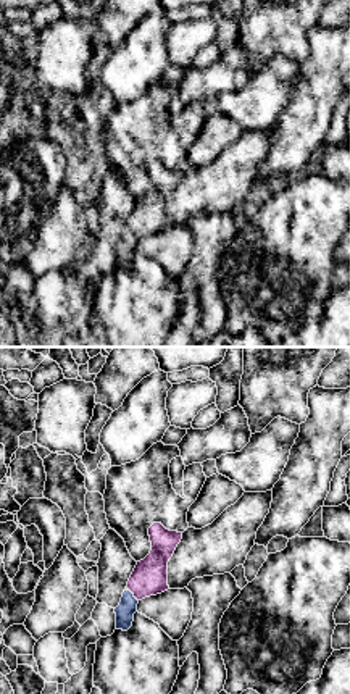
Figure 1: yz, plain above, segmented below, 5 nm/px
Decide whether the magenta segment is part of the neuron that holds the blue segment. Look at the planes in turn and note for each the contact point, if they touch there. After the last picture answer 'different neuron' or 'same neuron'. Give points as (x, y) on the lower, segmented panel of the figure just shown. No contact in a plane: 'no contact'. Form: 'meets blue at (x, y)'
meets blue at (133, 594)

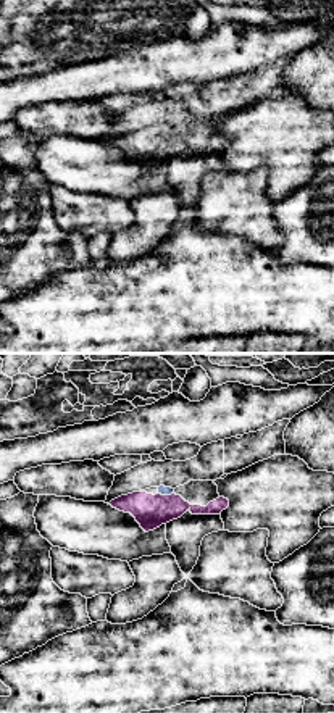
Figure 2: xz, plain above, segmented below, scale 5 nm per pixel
meets blue at (166, 494)

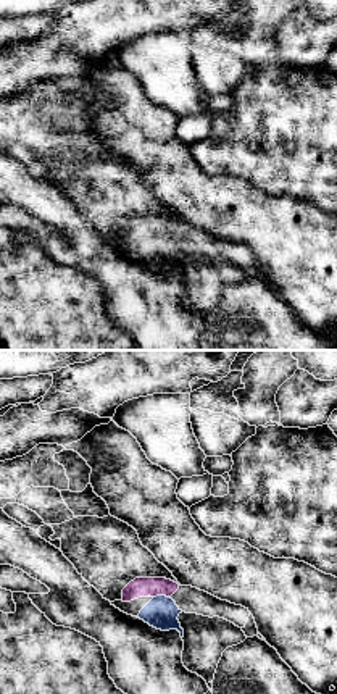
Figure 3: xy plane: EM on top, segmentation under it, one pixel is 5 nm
meets blue at (162, 596)

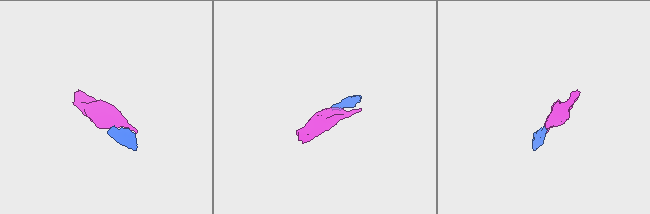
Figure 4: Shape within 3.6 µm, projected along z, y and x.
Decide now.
same neuron

